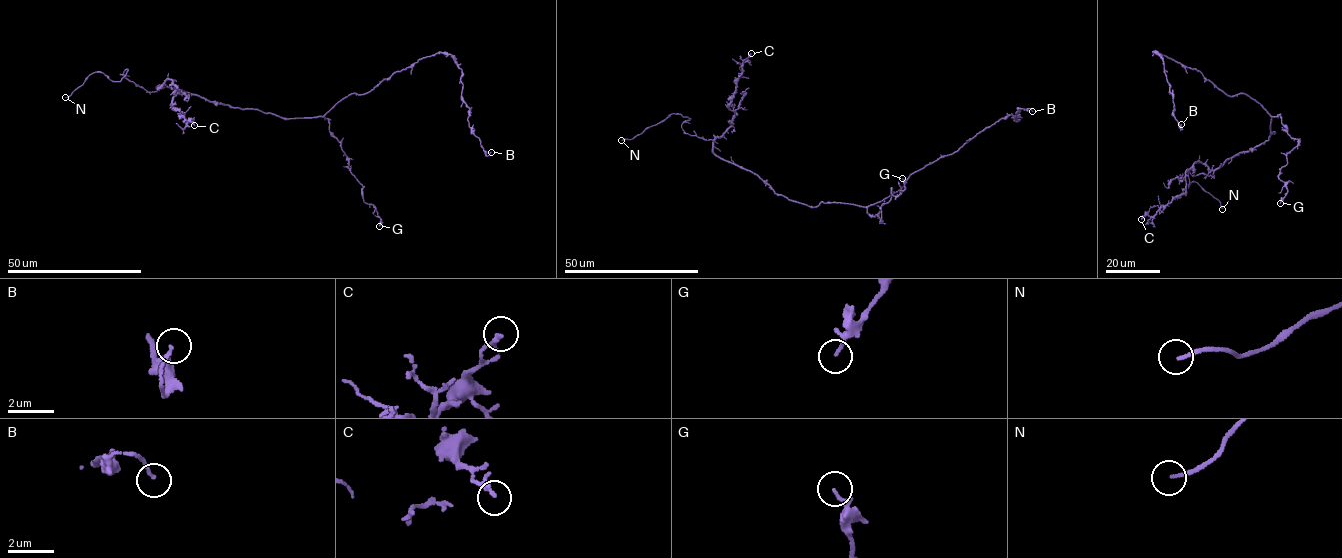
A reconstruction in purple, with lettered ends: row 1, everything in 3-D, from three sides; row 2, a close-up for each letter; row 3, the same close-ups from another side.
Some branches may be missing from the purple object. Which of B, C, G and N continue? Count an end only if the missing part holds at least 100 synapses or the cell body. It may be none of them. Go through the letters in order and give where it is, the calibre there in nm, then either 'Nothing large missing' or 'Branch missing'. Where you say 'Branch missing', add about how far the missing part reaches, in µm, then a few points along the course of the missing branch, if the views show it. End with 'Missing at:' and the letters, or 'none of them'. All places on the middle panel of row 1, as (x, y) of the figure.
B: Place: (1032, 111). Thickness 130 nm. Nothing large missing
C: Place: (751, 53). Thickness 130 nm. Nothing large missing
G: Place: (902, 178). Thickness 140 nm. Nothing large missing
N: Place: (621, 140). Thickness 160 nm. Branch missing. Missing length about 6 µm
Missing at: N

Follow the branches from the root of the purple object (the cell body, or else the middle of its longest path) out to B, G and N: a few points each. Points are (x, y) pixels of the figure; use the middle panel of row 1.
B: (848, 203), (881, 201), (1001, 118), (1019, 121), (1019, 108), (1032, 111)
G: (848, 203), (865, 207), (881, 221), (882, 204), (890, 199), (891, 188), (896, 196), (904, 189), (902, 178)
N: (848, 203), (810, 207), (778, 195), (720, 159), (711, 140), (684, 132), (690, 119), (679, 113), (621, 140)

